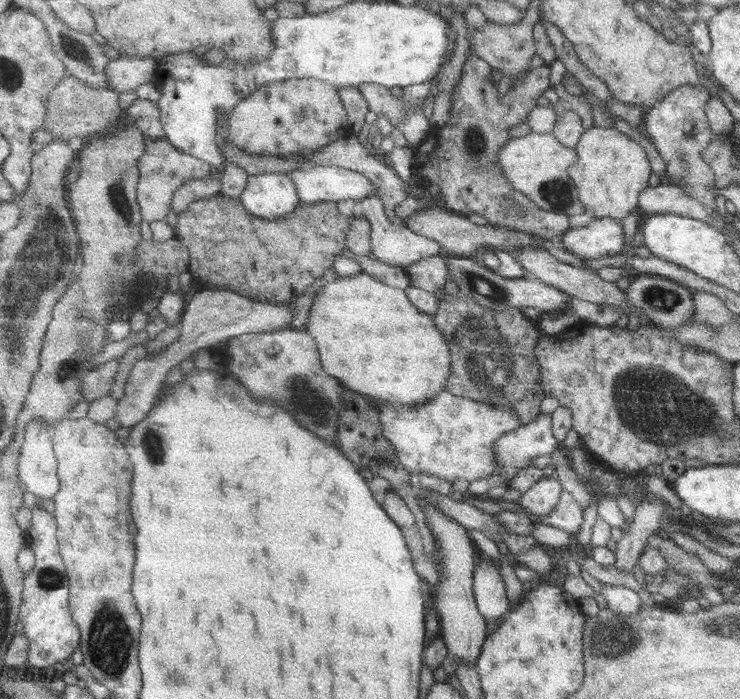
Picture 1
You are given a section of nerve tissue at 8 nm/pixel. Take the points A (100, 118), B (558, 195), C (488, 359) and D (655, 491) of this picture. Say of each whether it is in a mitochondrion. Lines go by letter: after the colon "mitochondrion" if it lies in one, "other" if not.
A: other
B: mitochondrion
C: mitochondrion
D: other

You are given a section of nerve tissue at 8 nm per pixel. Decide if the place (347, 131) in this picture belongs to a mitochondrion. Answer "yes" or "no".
no

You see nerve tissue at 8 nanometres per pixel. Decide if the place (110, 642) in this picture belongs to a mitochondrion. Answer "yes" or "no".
yes

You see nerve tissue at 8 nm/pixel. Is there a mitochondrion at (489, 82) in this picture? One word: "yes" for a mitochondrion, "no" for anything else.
no

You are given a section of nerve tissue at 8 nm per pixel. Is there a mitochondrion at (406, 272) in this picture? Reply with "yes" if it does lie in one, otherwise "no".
no

